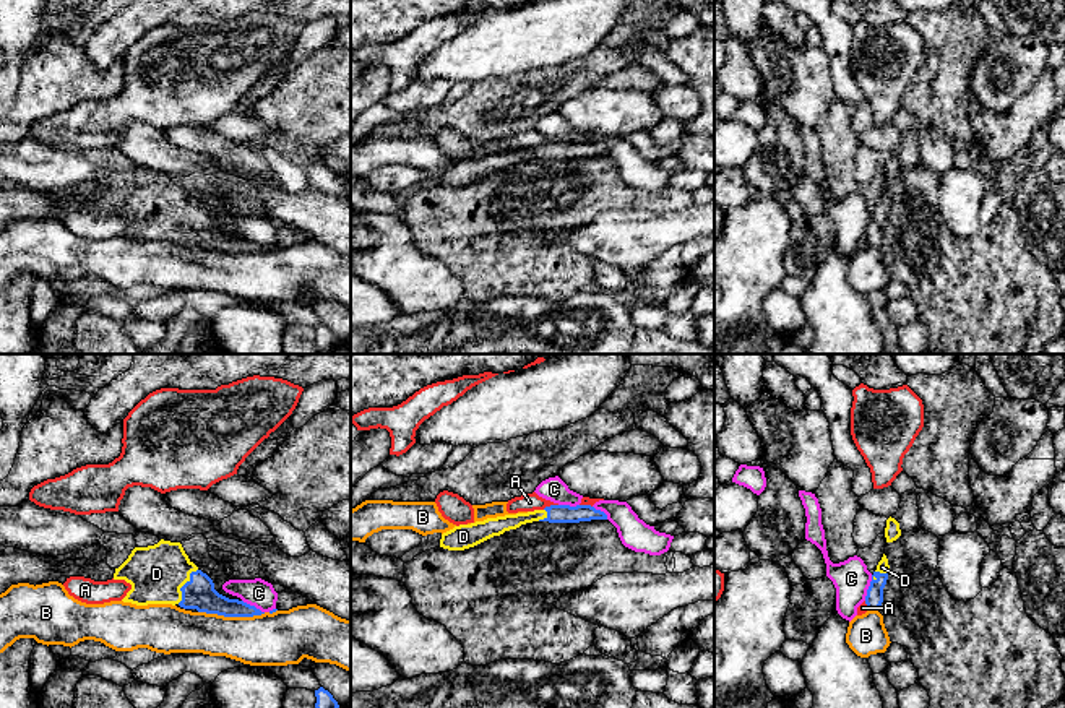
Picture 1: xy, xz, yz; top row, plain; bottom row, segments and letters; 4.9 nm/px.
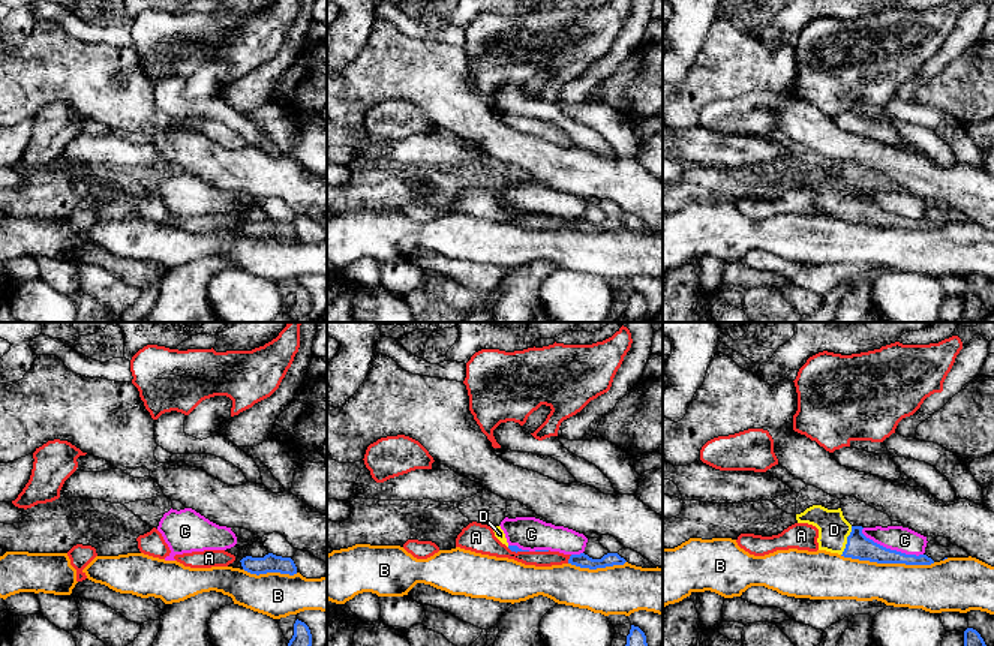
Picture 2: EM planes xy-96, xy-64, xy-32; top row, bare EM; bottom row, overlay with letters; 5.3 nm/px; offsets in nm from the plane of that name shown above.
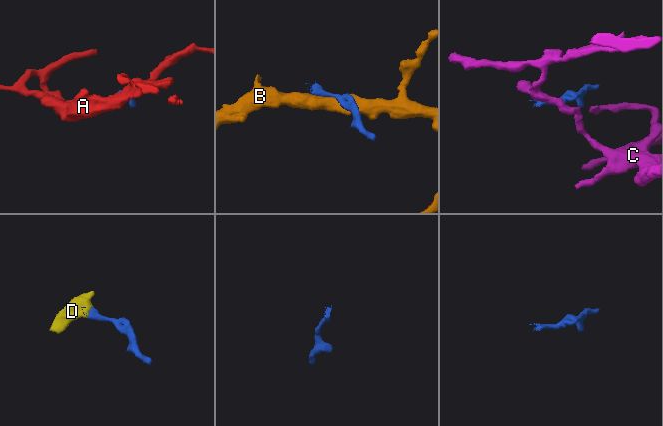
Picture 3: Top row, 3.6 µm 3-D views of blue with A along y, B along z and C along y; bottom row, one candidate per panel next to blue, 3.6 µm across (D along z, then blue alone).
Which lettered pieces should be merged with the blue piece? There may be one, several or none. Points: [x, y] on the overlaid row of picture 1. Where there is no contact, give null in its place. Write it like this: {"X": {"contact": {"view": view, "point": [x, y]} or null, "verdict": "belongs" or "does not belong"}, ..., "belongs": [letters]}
{"A": {"contact": {"view": "xz", "point": [551, 505]}, "verdict": "does not belong"}, "B": {"contact": {"view": "xy", "point": [232, 616]}, "verdict": "does not belong"}, "C": {"contact": {"view": "yz", "point": [869, 588]}, "verdict": "does not belong"}, "D": {"contact": {"view": "xy", "point": [184, 585]}, "verdict": "belongs"}, "belongs": ["D"]}

